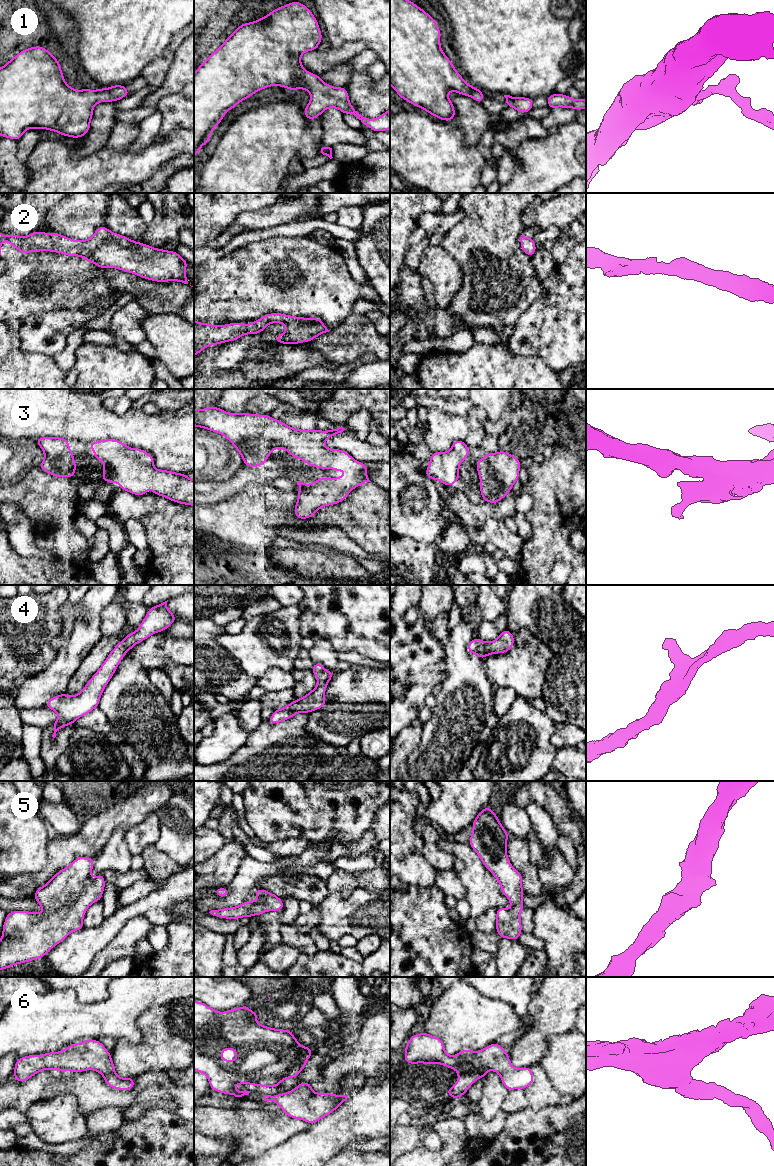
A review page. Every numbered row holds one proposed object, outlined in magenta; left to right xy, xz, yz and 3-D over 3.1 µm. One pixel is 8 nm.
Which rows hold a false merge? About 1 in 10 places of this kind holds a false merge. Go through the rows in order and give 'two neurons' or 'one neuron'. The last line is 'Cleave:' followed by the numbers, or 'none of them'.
1: one neuron
2: one neuron
3: one neuron
4: one neuron
5: one neuron
6: one neuron
Cleave: none of them

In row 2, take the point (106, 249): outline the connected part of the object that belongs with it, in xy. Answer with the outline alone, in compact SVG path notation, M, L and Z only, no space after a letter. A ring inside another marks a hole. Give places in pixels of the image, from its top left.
M105 226L98 227L93 236L86 240L74 240L53 231L48 234L43 231L35 231L25 237L15 234L6 234L4 237L0 232L0 255L3 241L9 242L21 253L28 254L44 250L68 256L83 257L86 261L90 261L103 269L115 268L156 282L177 281L188 284L185 273L188 262L176 251L157 249L150 245L133 241L128 237L110 231Z

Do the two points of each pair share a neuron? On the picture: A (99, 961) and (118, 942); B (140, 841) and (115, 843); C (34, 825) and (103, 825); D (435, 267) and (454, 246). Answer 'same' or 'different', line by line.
A: same
B: different
C: different
D: different

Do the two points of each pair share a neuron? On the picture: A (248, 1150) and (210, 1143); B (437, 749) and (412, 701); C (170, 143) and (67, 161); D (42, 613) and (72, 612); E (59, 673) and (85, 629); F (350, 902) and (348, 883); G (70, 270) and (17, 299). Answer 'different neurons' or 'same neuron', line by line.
A: different neurons
B: different neurons
C: same neuron
D: different neurons
E: same neuron
F: different neurons
G: same neuron

